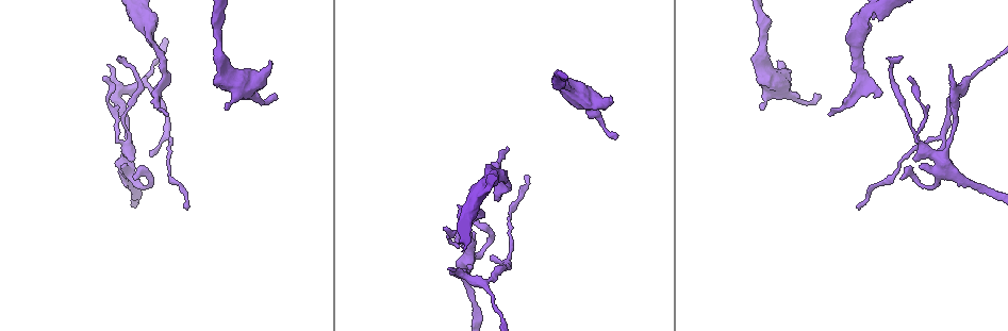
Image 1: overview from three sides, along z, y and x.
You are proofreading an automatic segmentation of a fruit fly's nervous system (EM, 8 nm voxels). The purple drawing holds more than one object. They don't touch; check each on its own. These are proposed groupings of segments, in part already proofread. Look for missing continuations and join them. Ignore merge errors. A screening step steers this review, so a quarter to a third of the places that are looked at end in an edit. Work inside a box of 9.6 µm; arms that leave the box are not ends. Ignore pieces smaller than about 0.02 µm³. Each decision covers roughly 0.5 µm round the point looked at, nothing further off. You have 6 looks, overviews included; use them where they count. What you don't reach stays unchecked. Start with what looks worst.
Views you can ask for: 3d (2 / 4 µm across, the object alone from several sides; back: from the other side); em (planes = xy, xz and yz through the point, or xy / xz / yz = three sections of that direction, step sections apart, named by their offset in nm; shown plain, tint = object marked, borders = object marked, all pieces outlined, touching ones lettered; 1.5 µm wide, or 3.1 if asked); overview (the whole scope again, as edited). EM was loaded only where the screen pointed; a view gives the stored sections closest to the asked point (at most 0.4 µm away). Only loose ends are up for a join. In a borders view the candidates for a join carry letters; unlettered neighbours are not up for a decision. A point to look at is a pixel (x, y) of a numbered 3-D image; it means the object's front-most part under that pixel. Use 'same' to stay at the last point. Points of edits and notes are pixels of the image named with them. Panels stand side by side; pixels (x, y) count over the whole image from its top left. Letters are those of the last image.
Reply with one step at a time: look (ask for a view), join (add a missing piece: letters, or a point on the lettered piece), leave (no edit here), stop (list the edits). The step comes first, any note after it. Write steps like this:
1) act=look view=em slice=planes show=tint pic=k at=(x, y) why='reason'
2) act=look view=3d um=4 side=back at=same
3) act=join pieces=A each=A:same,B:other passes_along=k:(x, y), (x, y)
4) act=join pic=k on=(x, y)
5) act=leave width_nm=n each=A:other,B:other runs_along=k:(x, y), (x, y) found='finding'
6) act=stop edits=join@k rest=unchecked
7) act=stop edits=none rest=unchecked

act=look view=3d um=4 pic=1 at=(829, 115) why='tapers out'

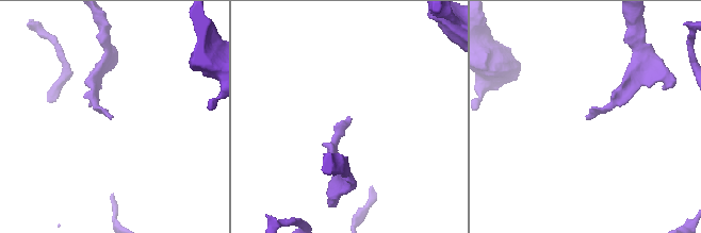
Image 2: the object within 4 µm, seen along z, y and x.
act=look view=em slice=xy step=4 show=borders pic=2 at=(586, 117) why='need the tissue'

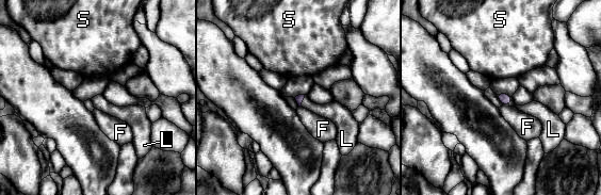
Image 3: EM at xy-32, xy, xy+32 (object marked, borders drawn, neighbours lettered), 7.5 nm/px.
act=join pieces=L each=F:other,L:same,S:other found='the neuron continues'

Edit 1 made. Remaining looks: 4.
act=look view=3d um=2 pic=1 at=(617, 135) why='branch stops here'

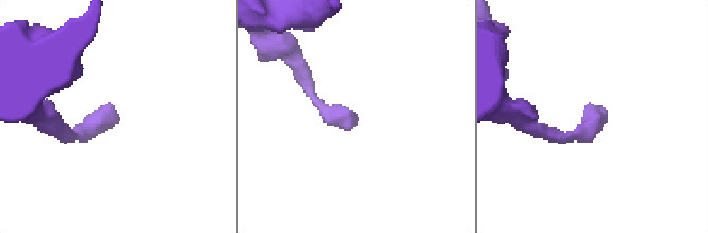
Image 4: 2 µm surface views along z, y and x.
act=look view=em slice=planes show=borders pic=4 at=(587, 104) why='now the EM'

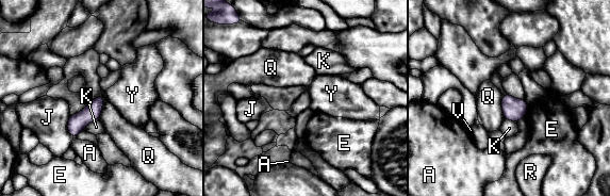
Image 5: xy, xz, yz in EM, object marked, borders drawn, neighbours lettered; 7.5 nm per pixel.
act=leave longest_contact=Q:190nm each=A:other,E:other,J:other,K:other,Q:other,R:other,V:other,Y:other found='none of them fits'

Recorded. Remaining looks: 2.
act=look view=em slice=planes show=plain pic=1 at=(448, 268) why='an open end'

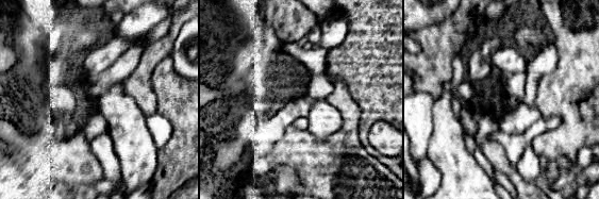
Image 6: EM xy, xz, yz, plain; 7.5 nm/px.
act=look view=em slice=planes show=borders at=same why='see the neighbours'

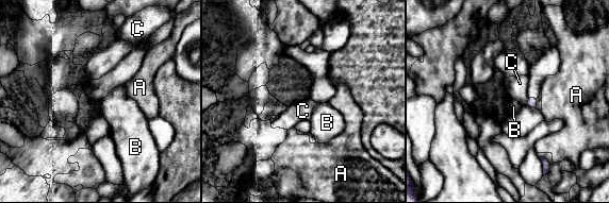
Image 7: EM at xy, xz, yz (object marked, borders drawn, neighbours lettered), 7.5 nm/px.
act=leave each=A:other,B:other,C:other border=7:(527, 97), (525, 104) found='no lettered piece goes on from it'

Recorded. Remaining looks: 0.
act=stop edits=join@3 rest=unchecked

